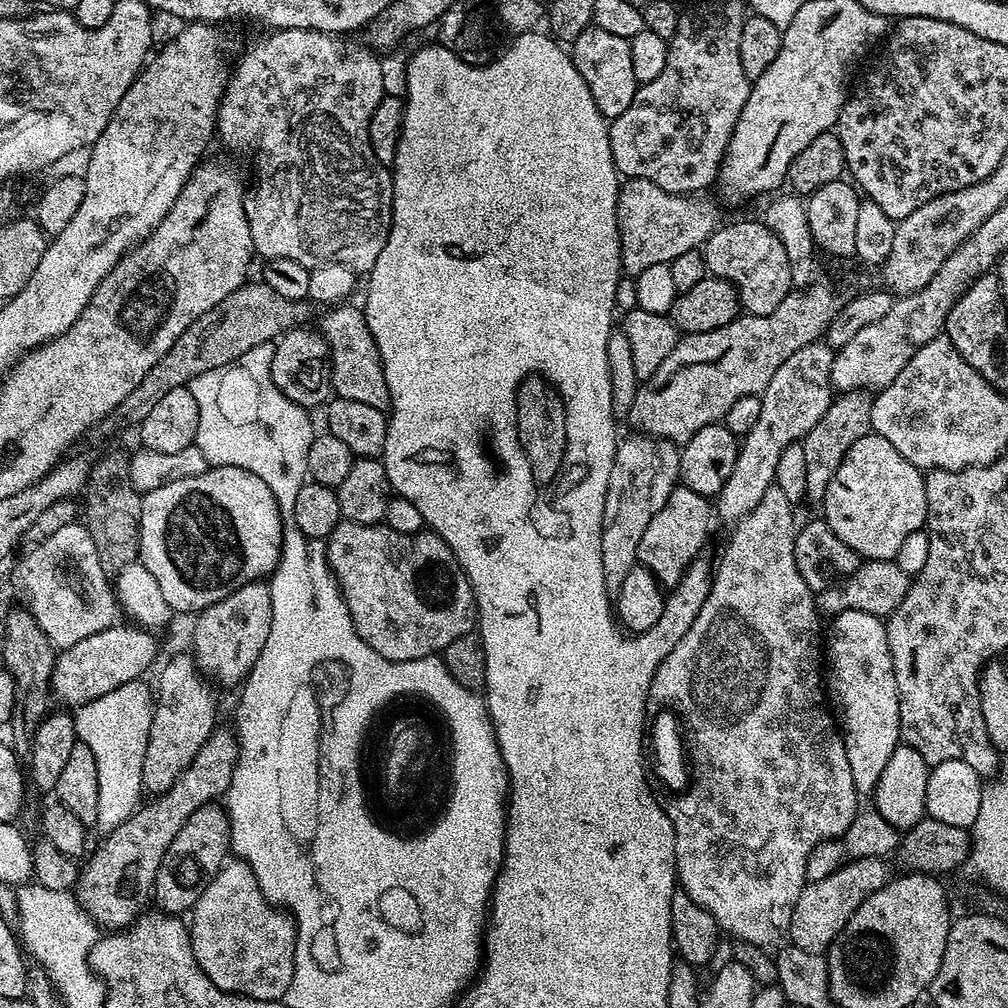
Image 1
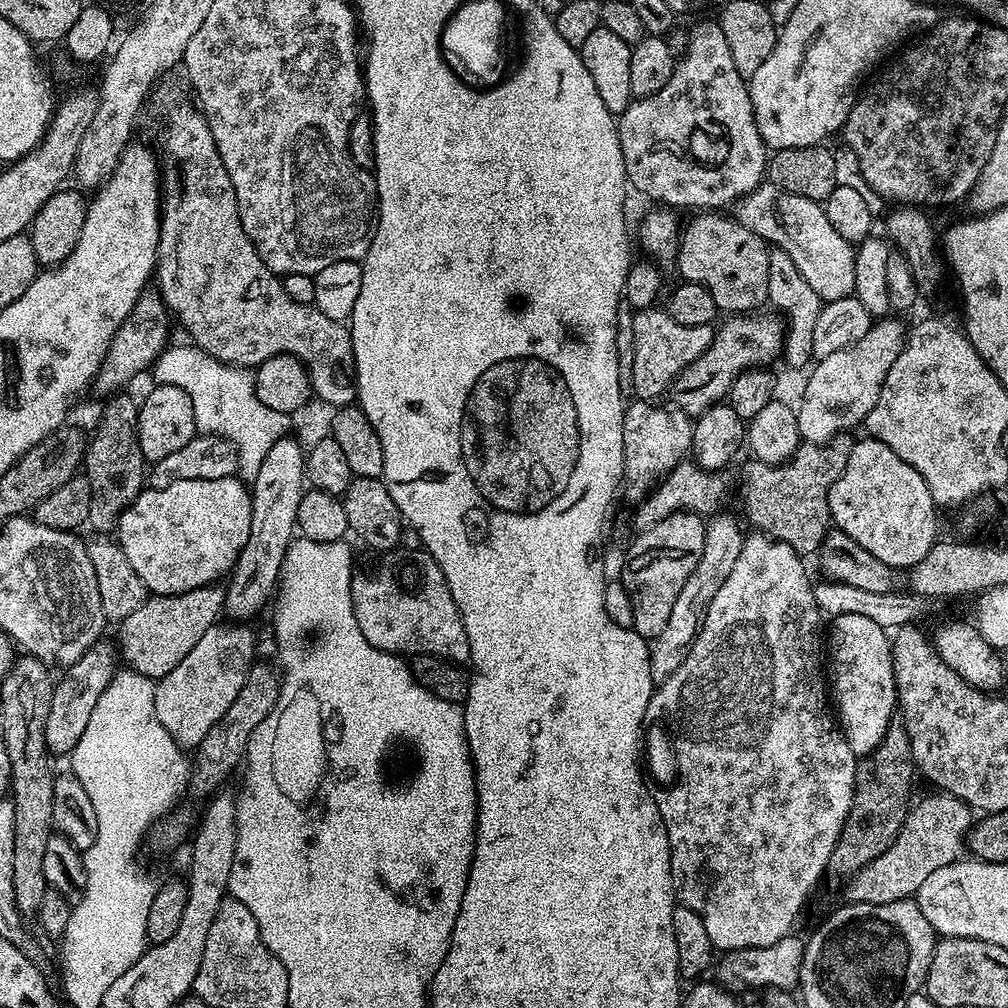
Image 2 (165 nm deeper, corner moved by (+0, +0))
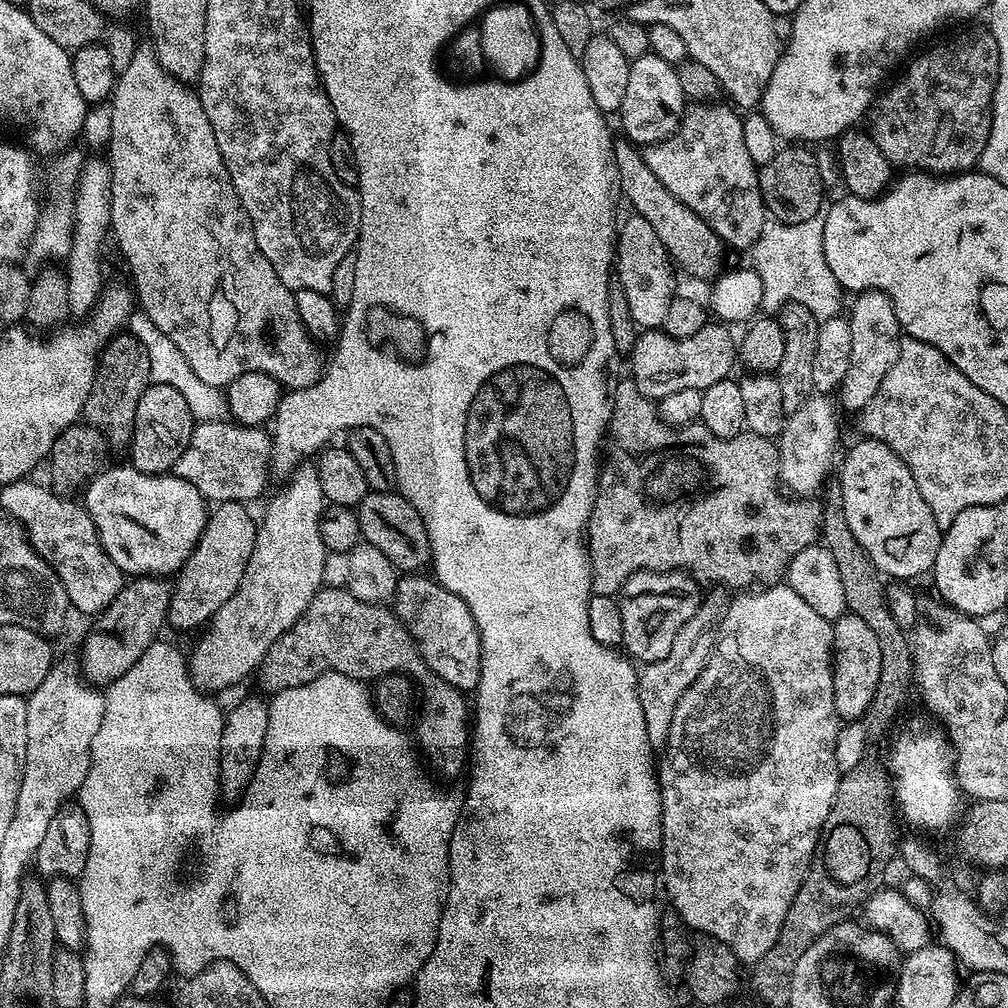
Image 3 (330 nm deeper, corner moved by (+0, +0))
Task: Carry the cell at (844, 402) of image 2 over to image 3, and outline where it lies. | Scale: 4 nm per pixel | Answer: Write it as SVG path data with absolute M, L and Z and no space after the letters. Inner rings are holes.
M813 394L809 396L798 410L787 413L784 429L781 430L778 437L778 476L785 485L789 484L796 494L816 494L821 491L822 485L825 483L828 471L833 471L836 456L836 439L840 436L840 420L836 417L838 408L835 403L832 404L829 397L824 394Z

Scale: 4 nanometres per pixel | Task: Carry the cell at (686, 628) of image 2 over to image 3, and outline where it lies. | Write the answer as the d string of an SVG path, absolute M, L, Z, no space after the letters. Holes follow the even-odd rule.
M712 586L703 593L698 610L686 618L686 626L678 630L678 638L674 638L674 646L670 646L670 654L666 658L658 658L658 662L650 662L639 669L636 685L638 686L638 702L642 702L642 715L646 718L646 734L654 746L660 746L668 739L670 722L674 718L674 706L678 706L678 698L698 678L704 669L704 663L712 652L713 636L724 621L724 615L730 603L729 589L723 586Z

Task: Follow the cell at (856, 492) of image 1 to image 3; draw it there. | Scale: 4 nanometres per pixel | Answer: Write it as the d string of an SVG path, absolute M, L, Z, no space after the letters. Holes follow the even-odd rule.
M867 438L857 441L838 464L842 506L854 538L862 542L862 550L885 577L908 582L911 576L931 573L936 567L942 529L934 522L926 498L918 494L914 474L890 446Z

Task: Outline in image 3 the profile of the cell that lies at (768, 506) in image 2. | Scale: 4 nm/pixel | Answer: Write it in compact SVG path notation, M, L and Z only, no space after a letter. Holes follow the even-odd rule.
M624 378L620 385L611 389L612 417L608 419L606 433L606 451L602 456L602 463L598 468L596 481L596 496L592 499L592 513L588 519L586 529L586 547L588 560L592 563L592 590L597 596L616 596L621 584L630 574L641 570L687 570L697 577L712 580L717 585L729 590L747 589L754 580L757 585L771 586L787 573L791 560L800 550L805 550L811 544L817 543L820 538L820 510L812 498L792 498L787 500L780 493L778 483L778 444L775 439L759 436L745 430L734 438L718 438L706 430L706 426L699 422L672 427L665 424L658 413L658 408L648 397L643 396L636 388L636 383L630 378Z

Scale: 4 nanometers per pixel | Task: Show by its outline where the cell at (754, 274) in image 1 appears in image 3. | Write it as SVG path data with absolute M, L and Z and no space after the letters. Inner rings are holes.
M620 138L612 145L614 150L614 162L618 166L620 175L620 191L623 199L632 203L631 211L637 216L646 218L651 226L654 226L659 241L668 251L673 265L682 273L693 276L696 280L715 281L721 275L724 267L724 251L726 245L720 236L701 216L694 214L690 206L678 202L658 178L654 178L654 170L646 166L644 155L637 145L627 138Z

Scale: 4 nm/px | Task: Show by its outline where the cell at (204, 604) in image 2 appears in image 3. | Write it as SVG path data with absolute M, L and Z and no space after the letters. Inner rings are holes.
M226 500L215 505L207 513L204 532L198 538L190 558L181 566L168 597L167 623L176 628L196 628L207 625L215 612L238 590L246 562L256 541L257 521L247 512L243 503Z

